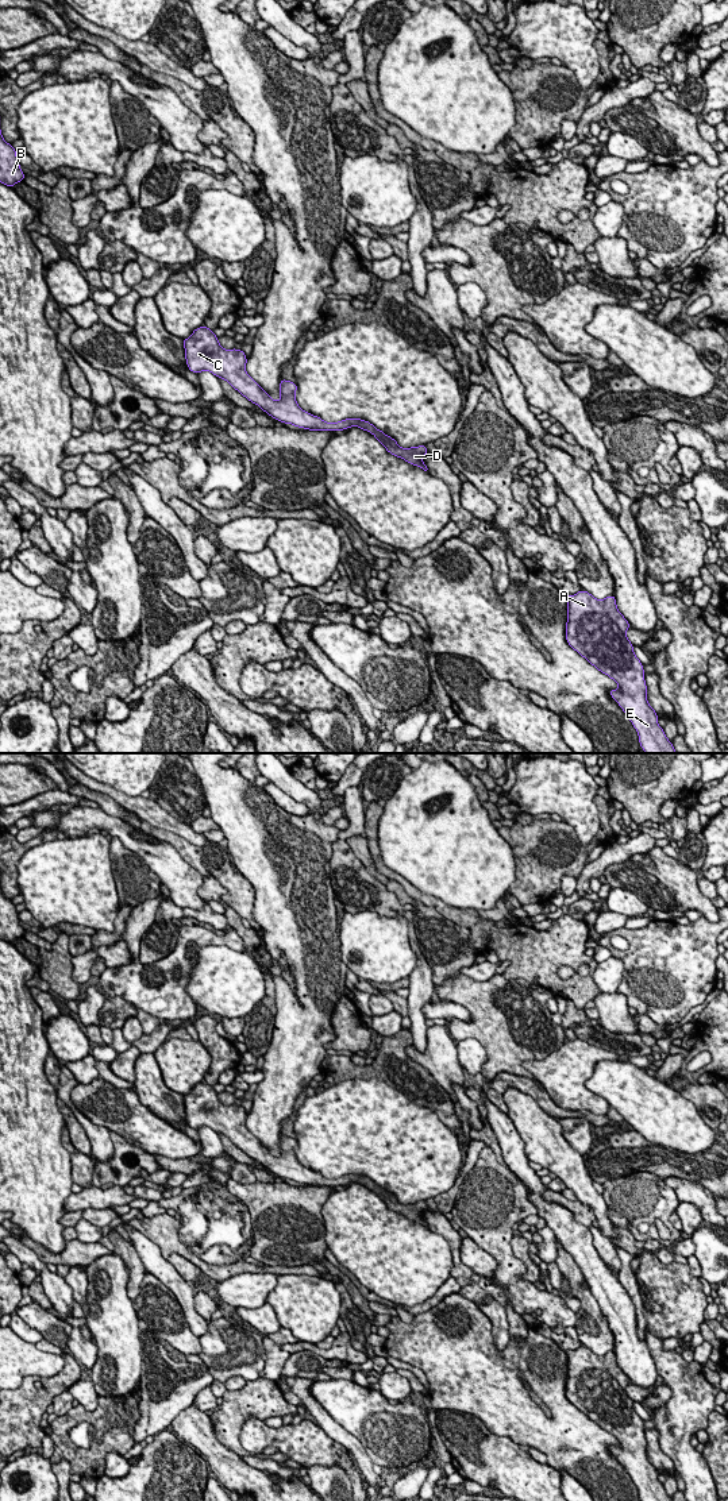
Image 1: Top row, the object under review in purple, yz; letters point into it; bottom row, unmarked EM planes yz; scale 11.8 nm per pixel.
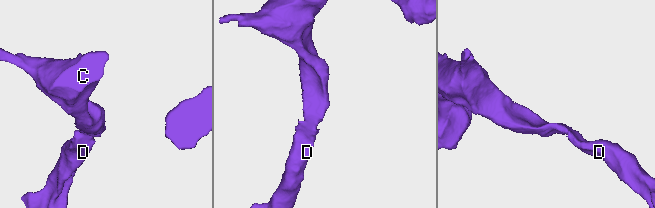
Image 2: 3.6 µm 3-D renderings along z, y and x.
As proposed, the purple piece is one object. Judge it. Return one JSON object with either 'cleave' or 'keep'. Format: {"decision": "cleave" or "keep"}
{"decision": "keep"}

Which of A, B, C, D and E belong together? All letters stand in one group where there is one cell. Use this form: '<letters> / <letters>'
A B C D E

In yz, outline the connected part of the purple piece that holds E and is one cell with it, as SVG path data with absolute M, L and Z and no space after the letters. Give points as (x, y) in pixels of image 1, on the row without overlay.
M581 1346L566 1354L567 1400L617 1439L619 1444L609 1450L632 1478L640 1501L673 1501L647 1456L643 1420L627 1394L629 1378L619 1367L615 1351L596 1355Z

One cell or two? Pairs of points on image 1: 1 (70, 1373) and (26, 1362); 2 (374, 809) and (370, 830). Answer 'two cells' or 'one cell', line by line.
1: two cells
2: one cell

